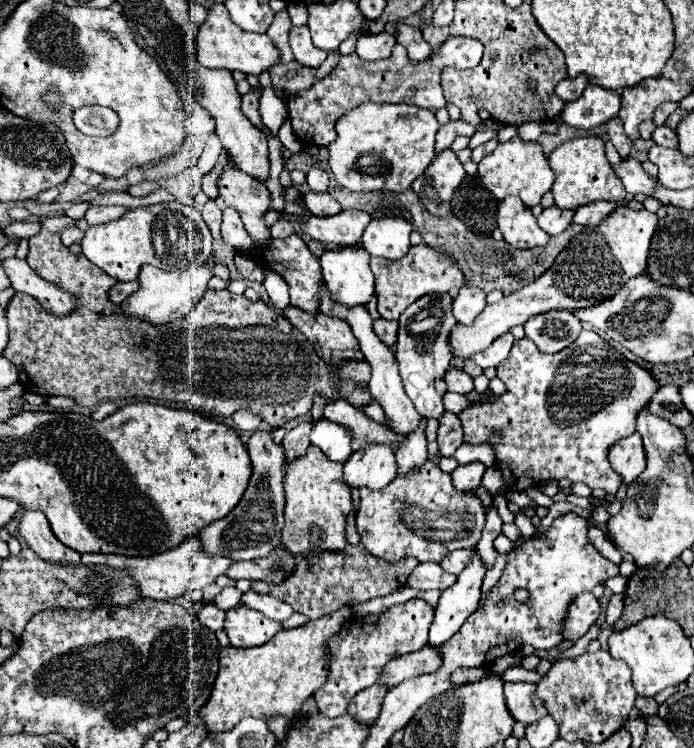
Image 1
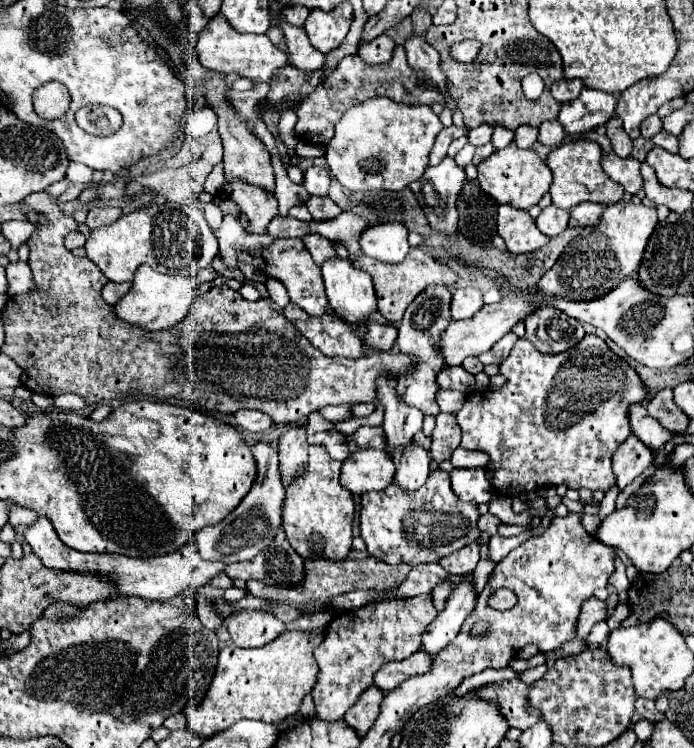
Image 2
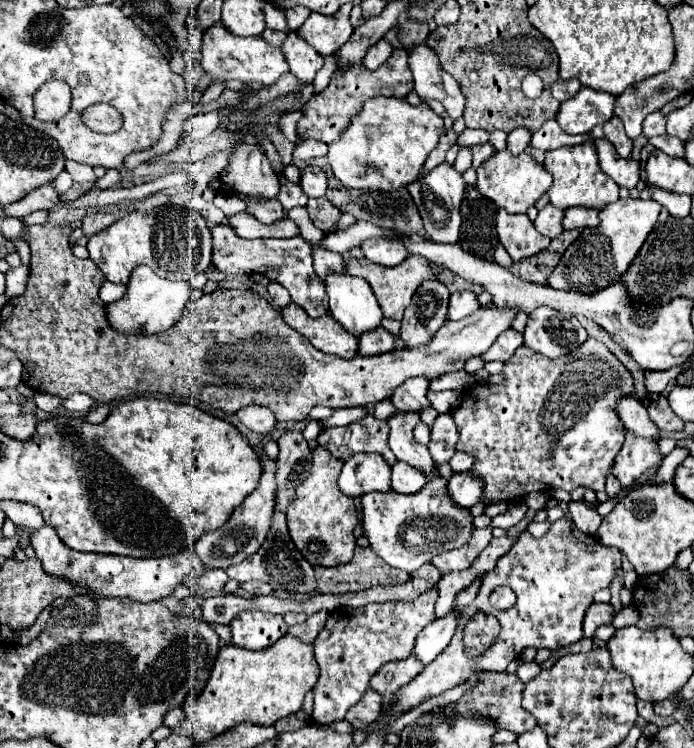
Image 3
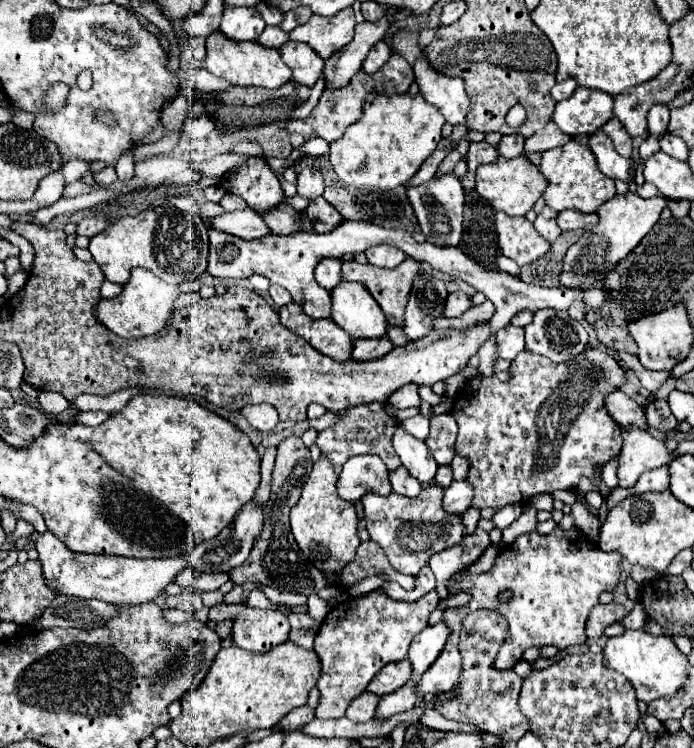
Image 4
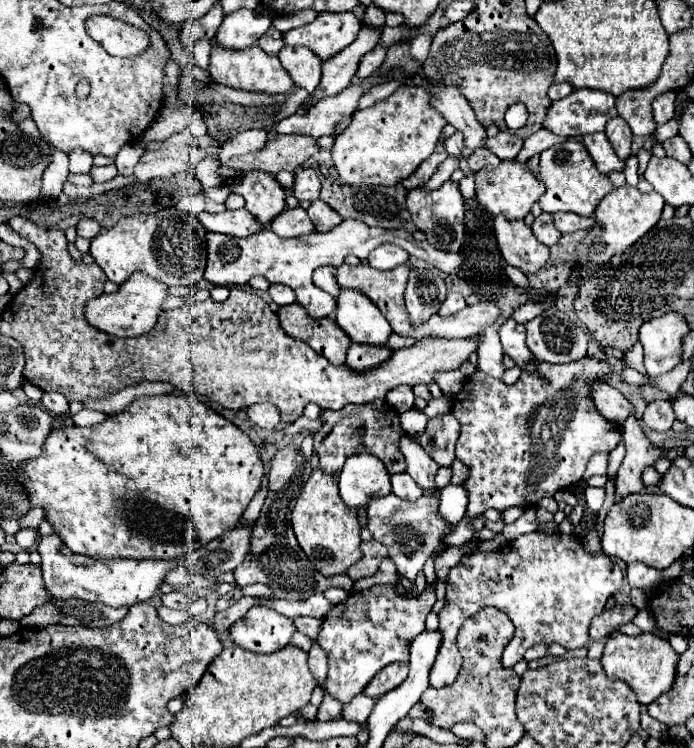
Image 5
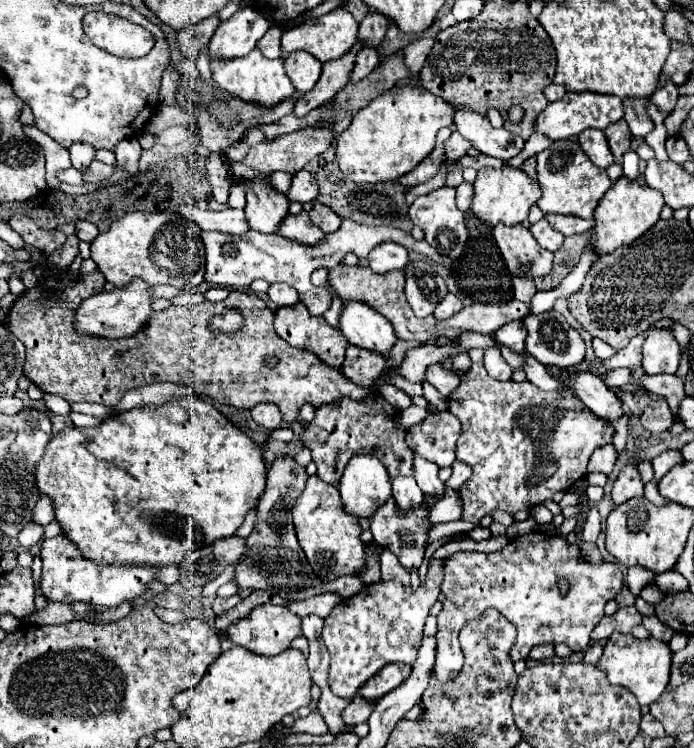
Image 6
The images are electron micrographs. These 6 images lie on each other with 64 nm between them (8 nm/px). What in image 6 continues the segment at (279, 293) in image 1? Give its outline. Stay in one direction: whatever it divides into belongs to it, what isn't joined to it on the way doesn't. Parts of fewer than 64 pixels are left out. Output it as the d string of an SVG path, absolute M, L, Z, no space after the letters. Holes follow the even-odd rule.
M272 284L270 290L268 290L268 298L280 308L280 306L292 306L300 300L298 292L288 286L288 284Z

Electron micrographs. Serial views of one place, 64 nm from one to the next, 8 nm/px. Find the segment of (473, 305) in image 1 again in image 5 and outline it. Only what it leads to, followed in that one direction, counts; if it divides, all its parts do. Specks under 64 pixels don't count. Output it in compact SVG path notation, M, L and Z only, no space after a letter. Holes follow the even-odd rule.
M448 292L448 296L446 296L446 300L442 302L438 314L440 314L440 316L450 316L450 314L462 310L464 306L466 306L466 302L464 302L464 298L462 298L460 294L456 294L456 292Z

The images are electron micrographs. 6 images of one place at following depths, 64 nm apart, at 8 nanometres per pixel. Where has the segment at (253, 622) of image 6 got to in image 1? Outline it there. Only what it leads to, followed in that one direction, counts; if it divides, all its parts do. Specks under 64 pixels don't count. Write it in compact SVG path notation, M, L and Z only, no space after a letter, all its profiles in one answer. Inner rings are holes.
M240 604L226 612L224 630L226 630L232 646L252 648L252 646L262 646L270 638L274 638L282 630L282 624L266 618L258 610L252 610L252 608Z

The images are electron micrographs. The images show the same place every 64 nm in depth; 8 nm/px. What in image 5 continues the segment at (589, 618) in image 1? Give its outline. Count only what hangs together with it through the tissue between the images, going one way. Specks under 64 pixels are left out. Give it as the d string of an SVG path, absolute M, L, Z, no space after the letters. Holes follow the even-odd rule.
M632 604L626 606L616 606L612 610L604 610L596 620L592 620L590 626L590 638L592 640L602 640L608 638L614 630L618 630L622 624L632 622L632 618L638 614L638 610Z

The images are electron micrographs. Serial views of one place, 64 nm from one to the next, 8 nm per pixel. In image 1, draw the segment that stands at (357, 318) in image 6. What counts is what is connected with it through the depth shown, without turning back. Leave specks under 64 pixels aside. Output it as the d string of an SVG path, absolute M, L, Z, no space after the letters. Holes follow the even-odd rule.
M360 246L356 248L340 248L340 250L326 250L320 258L324 284L330 294L330 298L342 306L366 306L374 298L374 276L368 268L368 252L364 252Z

